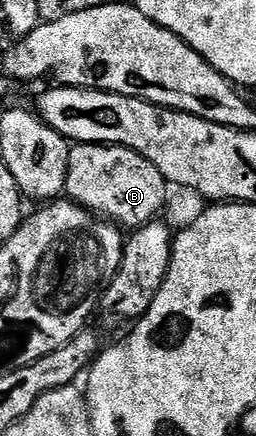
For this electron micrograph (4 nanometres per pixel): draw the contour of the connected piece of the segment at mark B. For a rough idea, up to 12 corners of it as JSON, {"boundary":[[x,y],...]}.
{"boundary":[[74,144],[65,195],[126,230],[163,215],[140,154]]}

